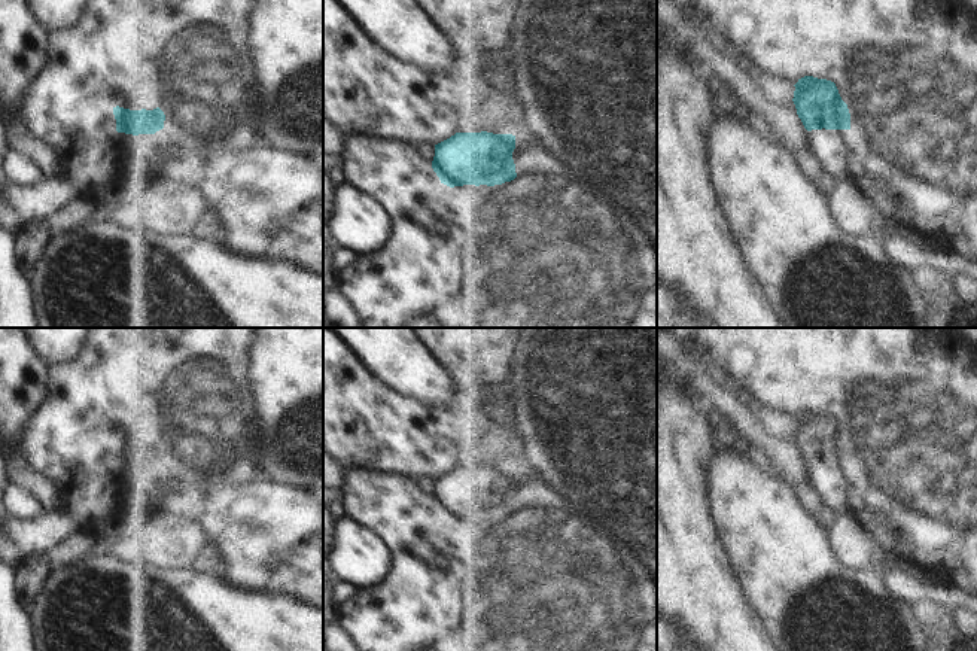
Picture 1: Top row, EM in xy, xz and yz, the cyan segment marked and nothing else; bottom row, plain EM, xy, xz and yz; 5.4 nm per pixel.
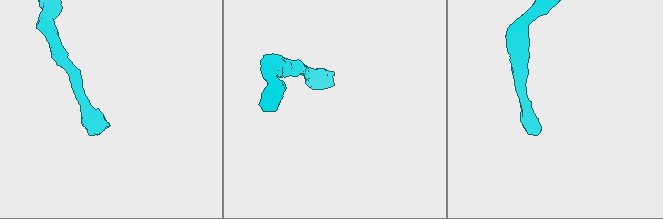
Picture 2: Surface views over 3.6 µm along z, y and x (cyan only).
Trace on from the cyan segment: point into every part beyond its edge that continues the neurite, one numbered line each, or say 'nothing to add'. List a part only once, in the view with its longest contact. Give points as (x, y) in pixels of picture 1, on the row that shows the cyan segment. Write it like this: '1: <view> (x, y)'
nothing to add

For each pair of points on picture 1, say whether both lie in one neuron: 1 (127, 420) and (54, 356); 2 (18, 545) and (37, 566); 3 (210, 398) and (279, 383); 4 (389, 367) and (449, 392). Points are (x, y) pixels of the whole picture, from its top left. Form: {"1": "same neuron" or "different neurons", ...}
{"1": "different neurons", "2": "different neurons", "3": "different neurons", "4": "same neuron"}

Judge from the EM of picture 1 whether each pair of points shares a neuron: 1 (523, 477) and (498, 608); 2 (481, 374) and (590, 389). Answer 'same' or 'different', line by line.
1: same
2: different

